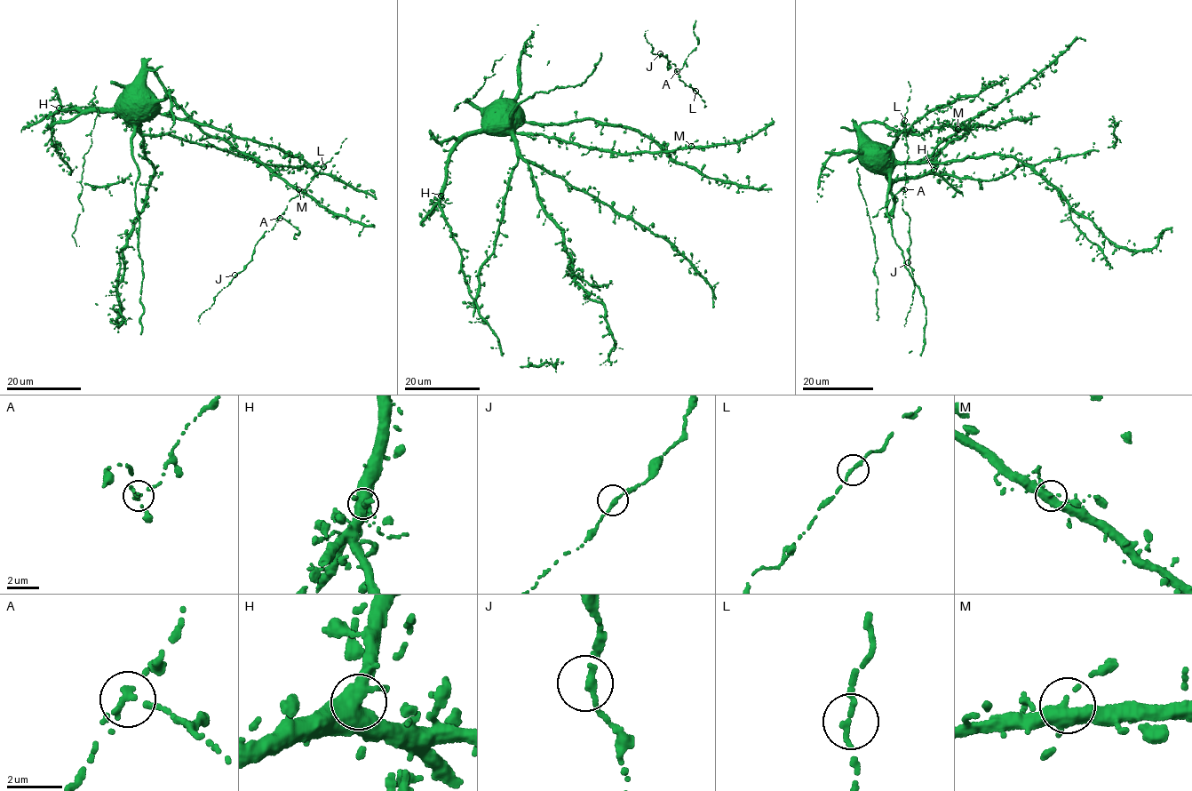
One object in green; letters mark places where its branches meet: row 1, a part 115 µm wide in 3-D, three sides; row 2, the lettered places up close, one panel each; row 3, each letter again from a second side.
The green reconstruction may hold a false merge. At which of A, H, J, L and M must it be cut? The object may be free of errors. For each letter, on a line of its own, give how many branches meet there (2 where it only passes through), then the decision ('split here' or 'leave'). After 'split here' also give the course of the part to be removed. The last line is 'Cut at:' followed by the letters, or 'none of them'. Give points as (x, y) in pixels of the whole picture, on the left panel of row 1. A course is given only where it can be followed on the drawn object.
A: branches 4; split here; course (280, 218), (299, 230), (294, 236), (297, 239)
H: branches 4; leave
J: branches 2; leave
L: branches 2; leave
M: branches 3; leave
Cut at: A

